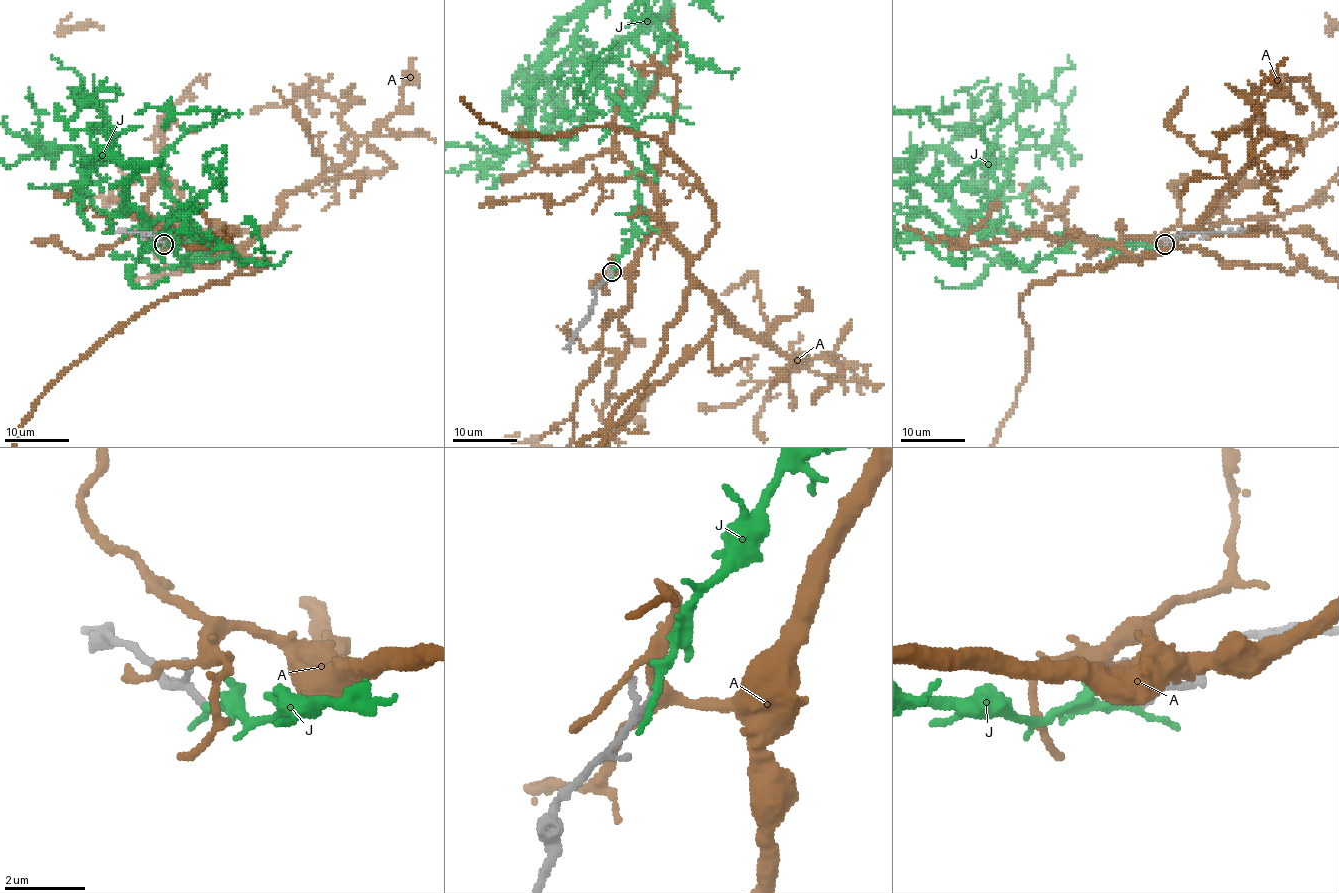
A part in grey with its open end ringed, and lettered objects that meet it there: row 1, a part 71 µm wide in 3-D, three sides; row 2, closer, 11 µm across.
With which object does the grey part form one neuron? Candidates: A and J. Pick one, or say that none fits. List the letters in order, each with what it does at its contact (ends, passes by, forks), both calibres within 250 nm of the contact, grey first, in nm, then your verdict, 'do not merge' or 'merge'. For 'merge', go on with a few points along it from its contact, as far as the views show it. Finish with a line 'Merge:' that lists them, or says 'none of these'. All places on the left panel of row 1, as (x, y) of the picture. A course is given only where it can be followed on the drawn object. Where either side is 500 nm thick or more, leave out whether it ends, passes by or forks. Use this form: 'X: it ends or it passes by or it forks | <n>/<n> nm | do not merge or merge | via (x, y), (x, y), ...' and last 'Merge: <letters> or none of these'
A: it forks | 100/140 nm | do not merge
J: it ends | 130/240 nm | merge
Merge: J

